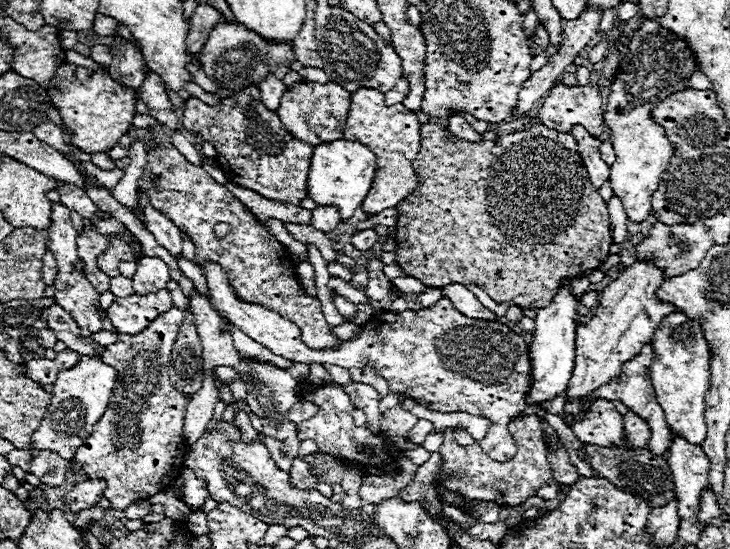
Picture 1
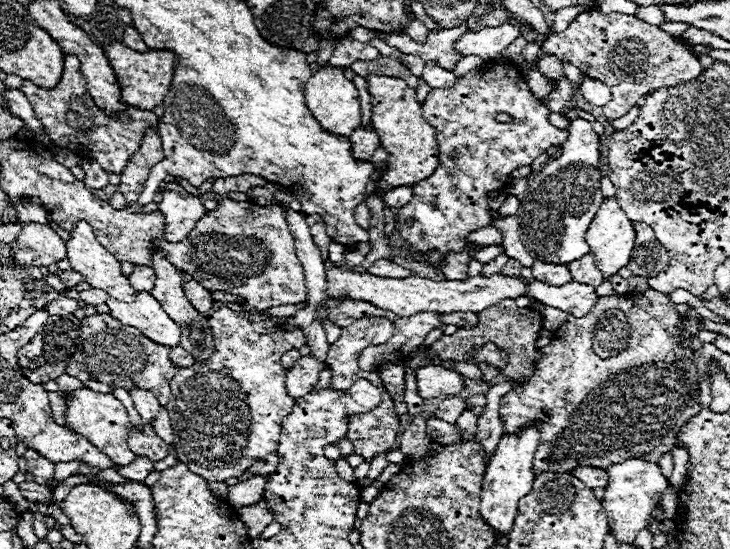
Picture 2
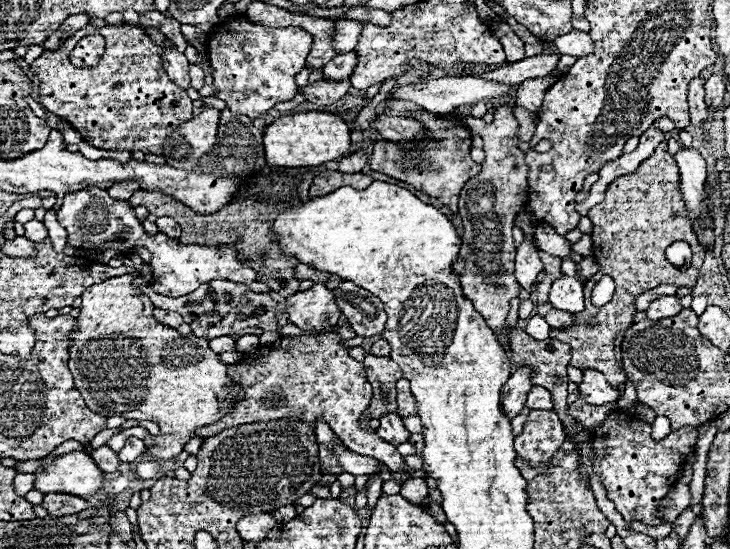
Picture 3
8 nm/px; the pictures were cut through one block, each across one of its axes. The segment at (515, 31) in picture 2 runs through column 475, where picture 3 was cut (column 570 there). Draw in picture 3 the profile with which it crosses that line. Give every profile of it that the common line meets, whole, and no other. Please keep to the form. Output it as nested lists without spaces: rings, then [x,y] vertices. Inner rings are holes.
[[[572,30],[572,32],[556,38],[552,44],[560,50],[560,54],[570,54],[576,58],[582,58],[582,56],[588,56],[594,52],[592,38],[588,36],[588,32],[580,32],[580,30]]]

